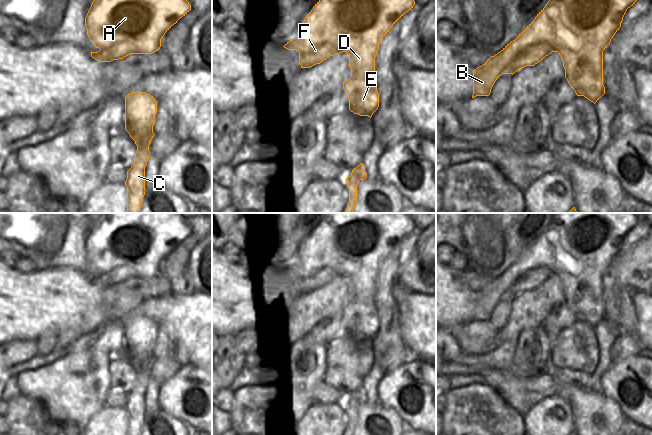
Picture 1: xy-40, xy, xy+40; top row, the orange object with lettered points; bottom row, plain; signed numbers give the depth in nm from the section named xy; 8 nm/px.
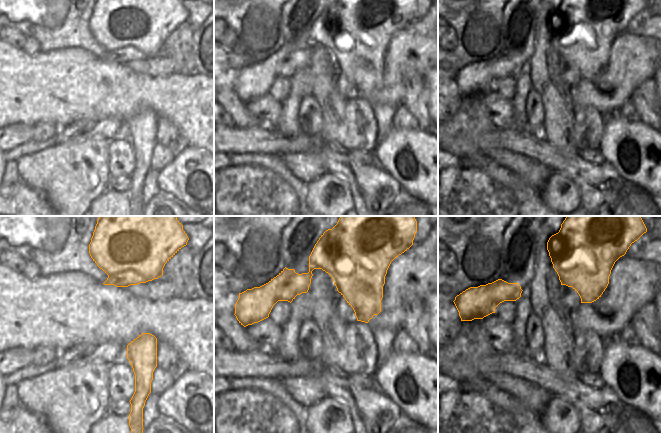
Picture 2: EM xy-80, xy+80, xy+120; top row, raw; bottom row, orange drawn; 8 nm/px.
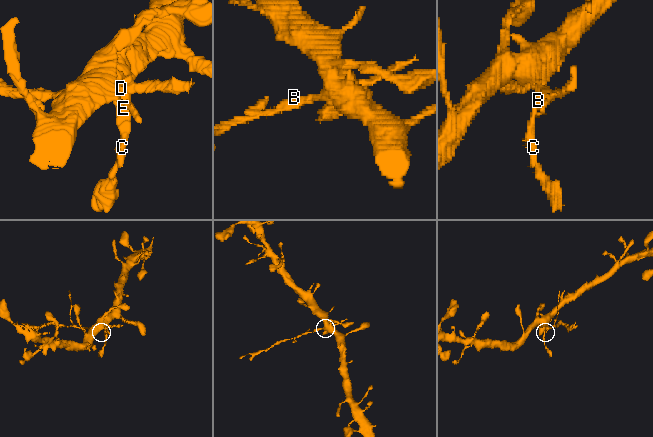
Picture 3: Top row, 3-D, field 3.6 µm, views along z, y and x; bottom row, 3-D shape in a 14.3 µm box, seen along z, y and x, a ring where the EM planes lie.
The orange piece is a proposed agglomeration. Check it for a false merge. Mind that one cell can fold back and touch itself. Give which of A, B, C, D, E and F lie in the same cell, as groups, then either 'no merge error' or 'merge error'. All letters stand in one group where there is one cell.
groups A C D E F / B; merge error

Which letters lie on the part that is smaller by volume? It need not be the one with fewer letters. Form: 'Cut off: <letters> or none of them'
Cut off: B

